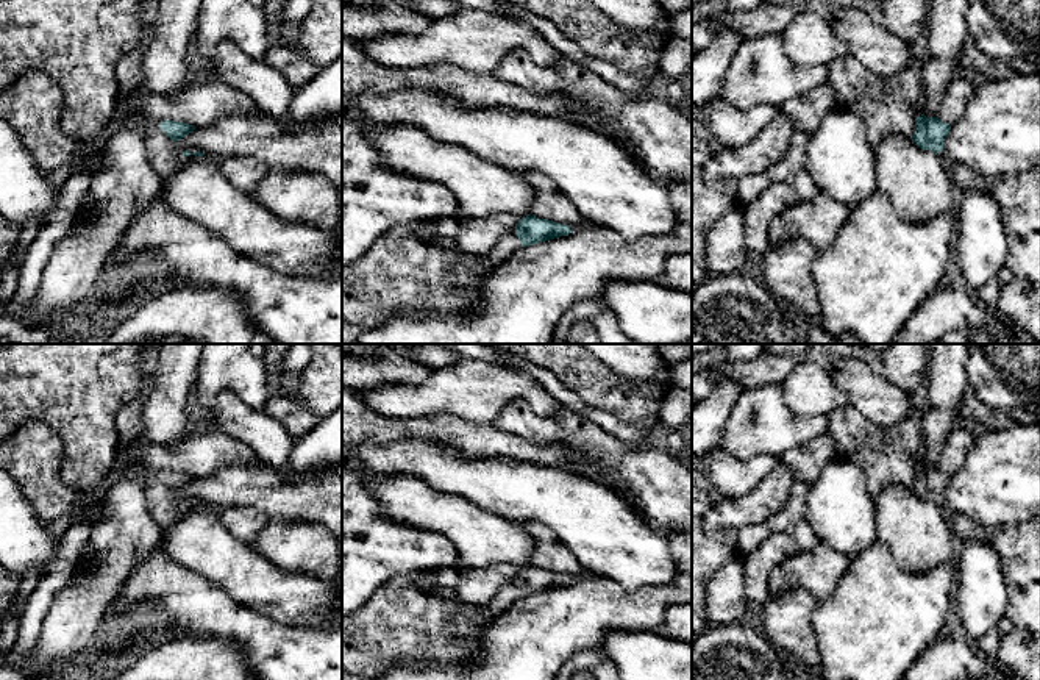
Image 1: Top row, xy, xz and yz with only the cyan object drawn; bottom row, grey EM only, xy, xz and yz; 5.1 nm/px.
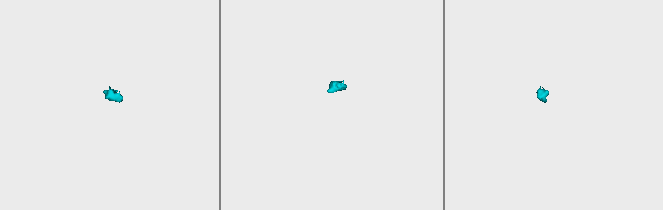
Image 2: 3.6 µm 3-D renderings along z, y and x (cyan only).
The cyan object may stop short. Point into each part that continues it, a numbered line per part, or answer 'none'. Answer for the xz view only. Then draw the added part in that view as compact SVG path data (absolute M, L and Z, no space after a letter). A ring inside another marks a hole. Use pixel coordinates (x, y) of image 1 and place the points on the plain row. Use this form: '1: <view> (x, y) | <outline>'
1: xz (400, 622) | M408 575L392 577L364 607L342 614L342 680L378 678L403 661L418 667L467 663L478 652L486 627L522 597L517 583L512 582L489 603L478 605L423 592Z

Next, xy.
1: xy (164, 508) | M153 471L145 475L145 499L150 516L162 531L181 517L183 505L159 475L161 471Z

